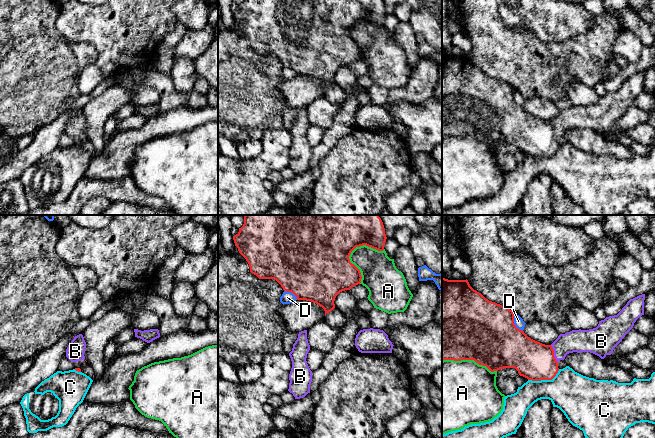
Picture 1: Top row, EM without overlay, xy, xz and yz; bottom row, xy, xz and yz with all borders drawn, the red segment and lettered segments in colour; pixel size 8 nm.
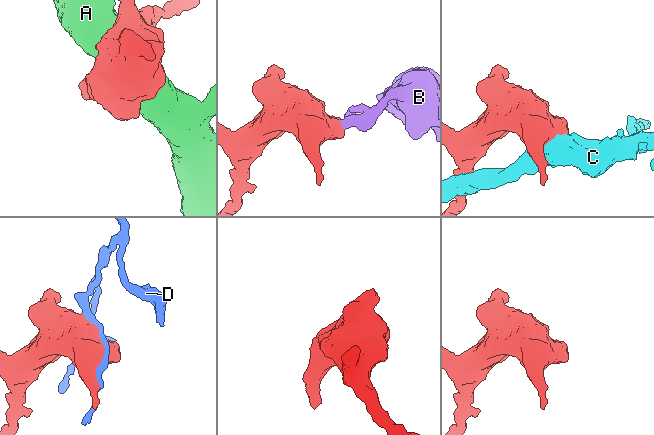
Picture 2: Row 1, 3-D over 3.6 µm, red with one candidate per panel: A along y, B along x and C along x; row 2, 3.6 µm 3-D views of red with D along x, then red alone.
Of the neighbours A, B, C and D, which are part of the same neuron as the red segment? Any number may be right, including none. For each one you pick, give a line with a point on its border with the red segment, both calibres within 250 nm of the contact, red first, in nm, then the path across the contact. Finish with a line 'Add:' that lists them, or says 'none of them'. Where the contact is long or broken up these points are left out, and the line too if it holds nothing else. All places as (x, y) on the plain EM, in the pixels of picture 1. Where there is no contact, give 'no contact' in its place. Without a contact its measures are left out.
B: meets red in yz at (553, 130); 300 nm thick on the red side, 180 nm on the other; runs through yz (533, 136), (542, 136), (553, 130), (565, 119), (578, 117)
Add: B

